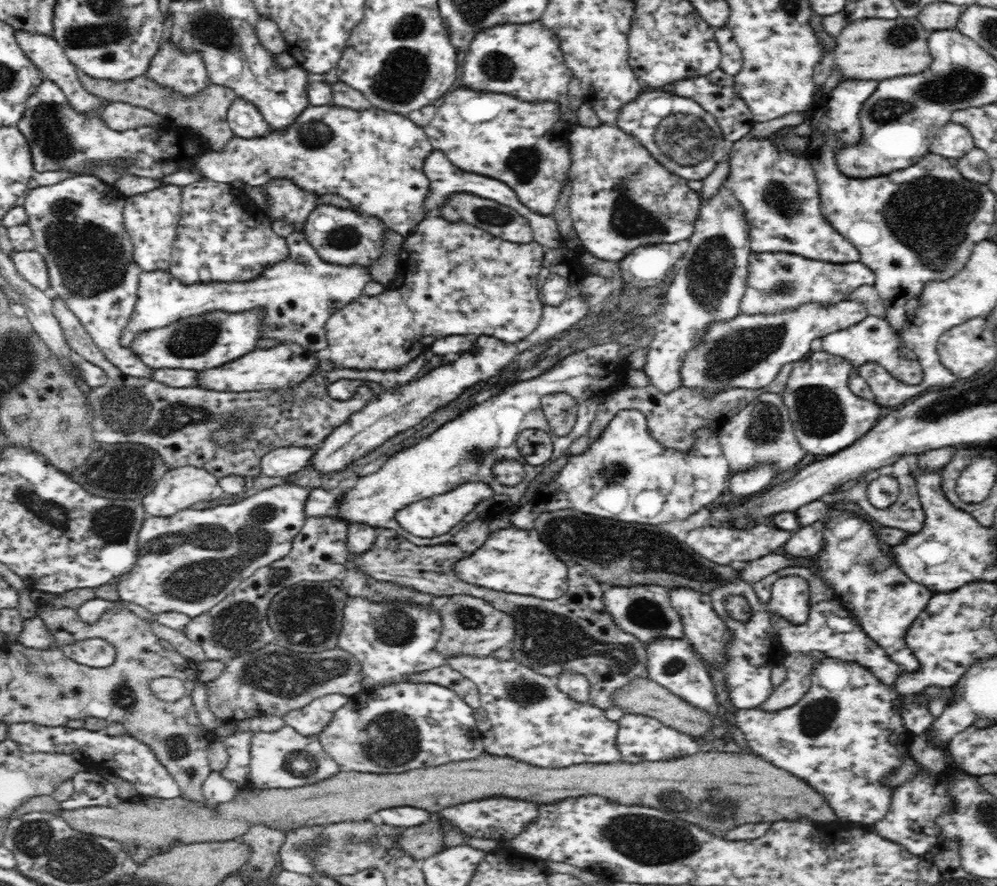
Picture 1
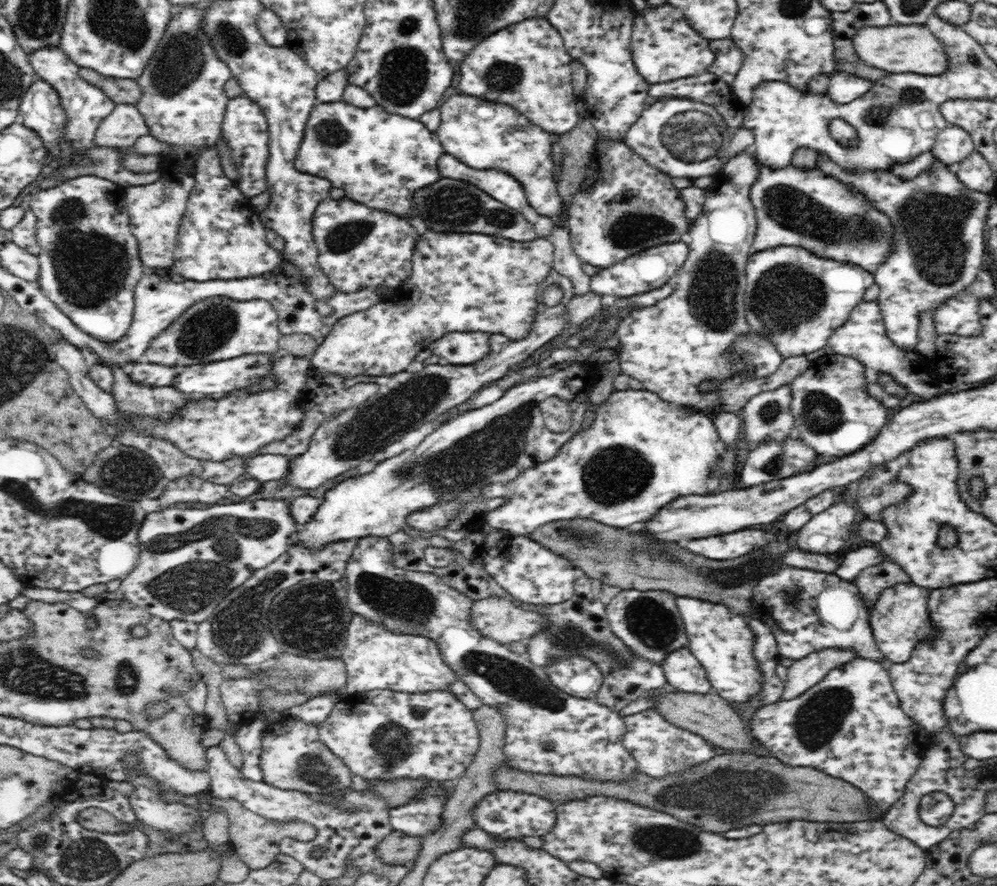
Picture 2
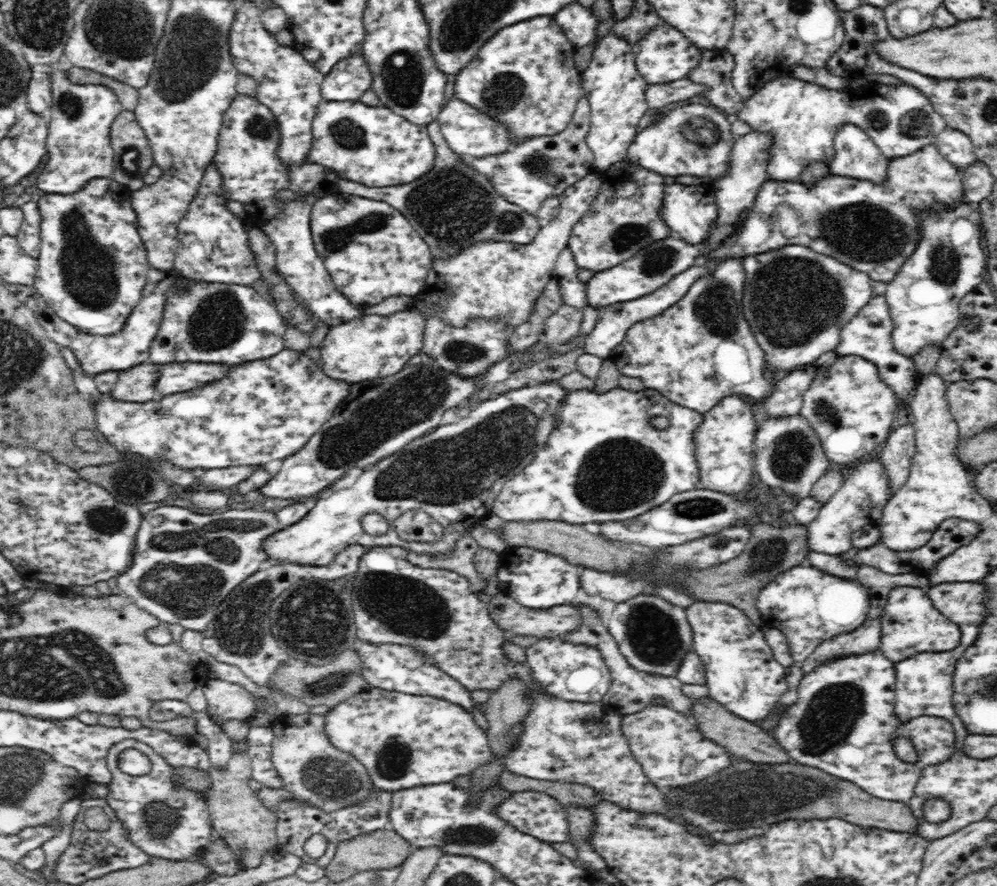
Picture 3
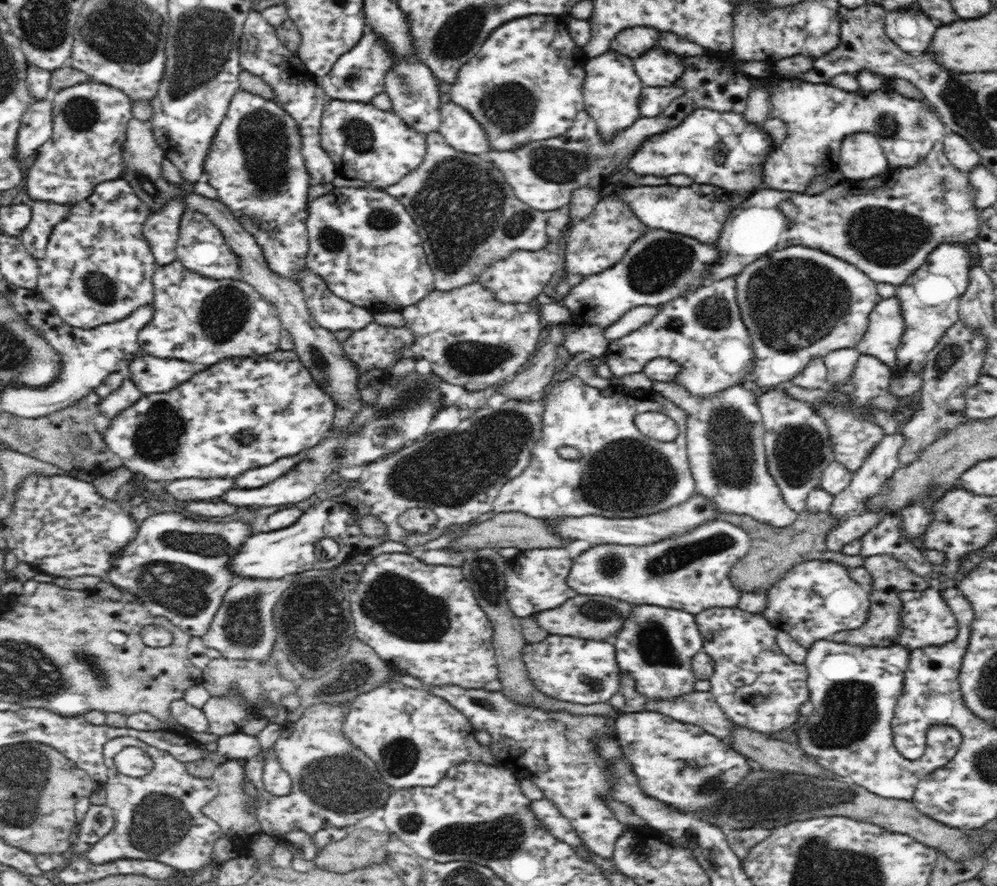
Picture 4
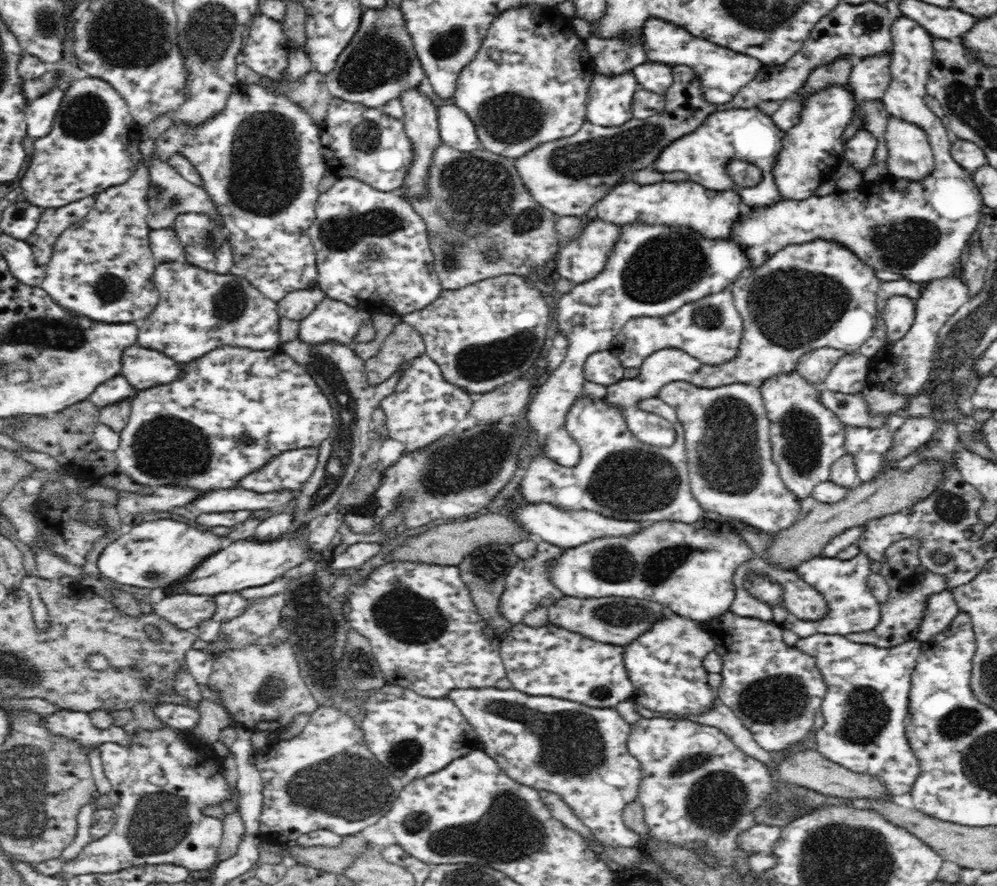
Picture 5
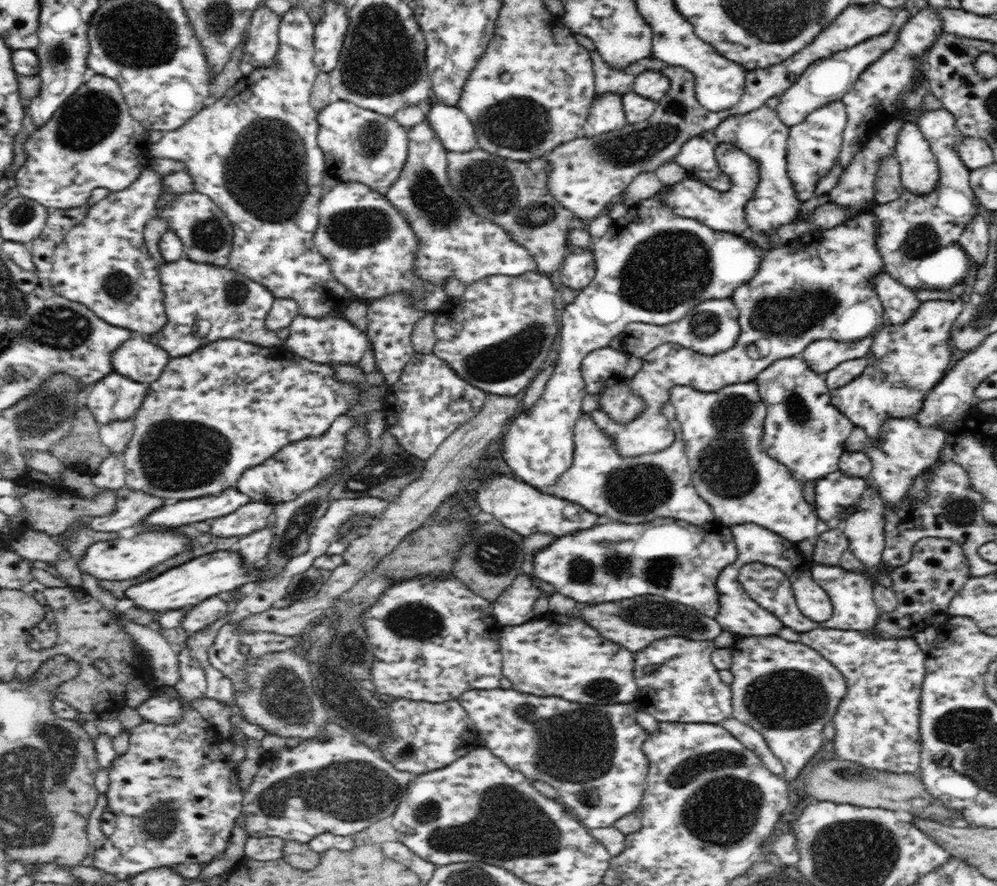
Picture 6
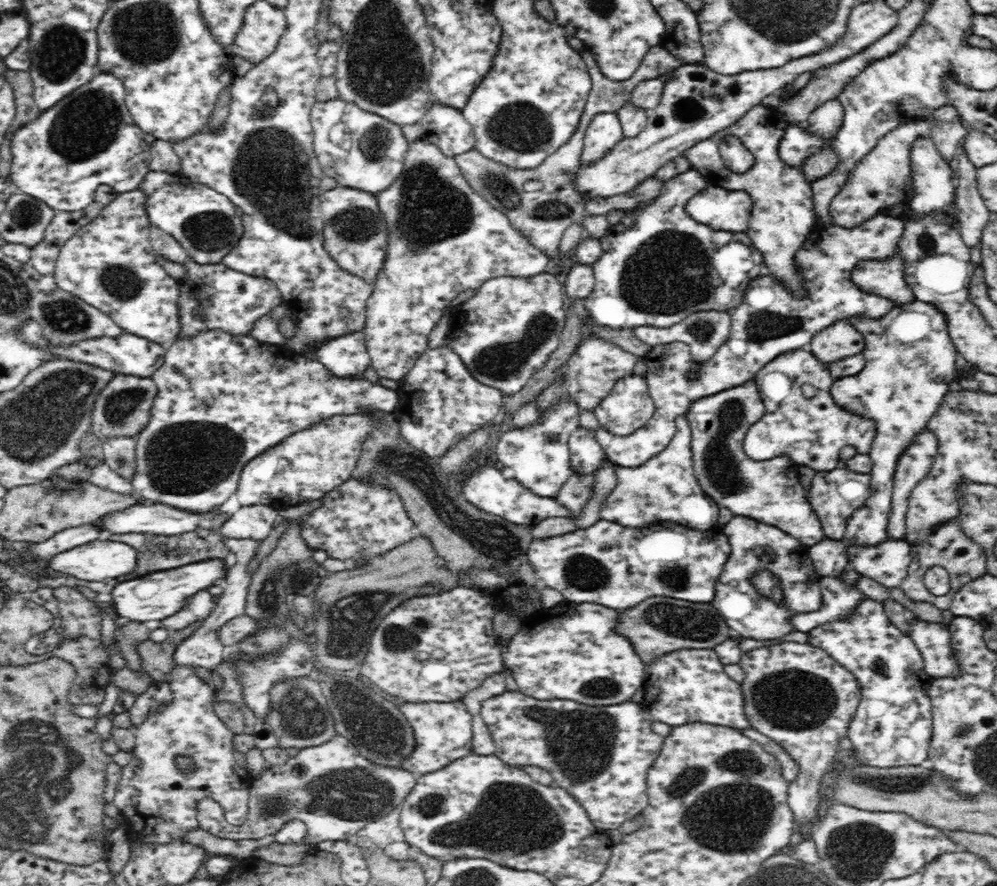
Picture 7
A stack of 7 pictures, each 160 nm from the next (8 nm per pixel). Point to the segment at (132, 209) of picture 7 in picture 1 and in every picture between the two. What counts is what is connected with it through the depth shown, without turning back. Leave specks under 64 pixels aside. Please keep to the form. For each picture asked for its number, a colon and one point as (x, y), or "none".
1: (77, 224)
2: (89, 265)
3: (92, 265)
4: (97, 269)
5: (102, 267)
6: (103, 263)

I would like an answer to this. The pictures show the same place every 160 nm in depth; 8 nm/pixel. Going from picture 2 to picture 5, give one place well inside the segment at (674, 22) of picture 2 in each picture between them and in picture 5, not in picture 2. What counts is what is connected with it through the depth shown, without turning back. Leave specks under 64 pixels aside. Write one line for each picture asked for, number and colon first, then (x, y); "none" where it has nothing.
3: (663, 55)
4: (657, 67)
5: (656, 77)

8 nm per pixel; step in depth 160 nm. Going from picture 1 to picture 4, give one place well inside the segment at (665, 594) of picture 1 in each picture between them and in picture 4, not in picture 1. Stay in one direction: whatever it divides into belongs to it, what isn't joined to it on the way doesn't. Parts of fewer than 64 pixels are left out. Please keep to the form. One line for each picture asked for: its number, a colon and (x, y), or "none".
2: (649, 622)
3: (653, 634)
4: (655, 646)

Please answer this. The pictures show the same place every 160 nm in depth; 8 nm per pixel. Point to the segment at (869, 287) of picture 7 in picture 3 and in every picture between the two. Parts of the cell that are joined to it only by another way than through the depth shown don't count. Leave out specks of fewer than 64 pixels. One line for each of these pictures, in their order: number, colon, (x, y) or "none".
3: (867, 334)
4: (885, 324)
5: (898, 312)
6: (900, 303)

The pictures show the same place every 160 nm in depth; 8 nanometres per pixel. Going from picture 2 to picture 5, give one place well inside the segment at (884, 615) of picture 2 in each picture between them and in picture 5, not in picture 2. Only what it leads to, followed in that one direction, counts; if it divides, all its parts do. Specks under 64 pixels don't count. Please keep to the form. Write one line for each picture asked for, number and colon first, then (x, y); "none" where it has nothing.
3: (910, 624)
4: (926, 620)
5: (941, 608)

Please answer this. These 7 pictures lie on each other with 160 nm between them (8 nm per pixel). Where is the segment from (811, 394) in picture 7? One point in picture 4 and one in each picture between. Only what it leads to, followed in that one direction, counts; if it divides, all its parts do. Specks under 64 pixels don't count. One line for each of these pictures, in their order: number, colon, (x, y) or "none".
4: (796, 443)
5: (806, 437)
6: (804, 431)

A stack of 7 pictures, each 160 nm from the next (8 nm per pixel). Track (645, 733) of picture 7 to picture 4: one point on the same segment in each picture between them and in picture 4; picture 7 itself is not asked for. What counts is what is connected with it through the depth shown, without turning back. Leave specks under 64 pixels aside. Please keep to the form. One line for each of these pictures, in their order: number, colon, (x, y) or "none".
4: (553, 749)
5: (578, 752)
6: (592, 755)

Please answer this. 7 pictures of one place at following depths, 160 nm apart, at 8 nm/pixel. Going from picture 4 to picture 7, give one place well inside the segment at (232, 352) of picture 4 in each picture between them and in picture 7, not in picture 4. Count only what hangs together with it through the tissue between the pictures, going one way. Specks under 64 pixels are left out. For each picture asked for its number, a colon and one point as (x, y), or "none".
5: (198, 311)
6: (203, 303)
7: (212, 297)

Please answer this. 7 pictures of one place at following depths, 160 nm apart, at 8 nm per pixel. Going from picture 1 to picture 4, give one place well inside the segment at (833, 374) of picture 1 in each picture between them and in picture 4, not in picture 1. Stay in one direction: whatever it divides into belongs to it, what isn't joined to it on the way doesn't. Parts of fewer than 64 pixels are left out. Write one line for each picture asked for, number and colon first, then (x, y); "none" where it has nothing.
2: (833, 415)
3: (852, 412)
4: (853, 433)

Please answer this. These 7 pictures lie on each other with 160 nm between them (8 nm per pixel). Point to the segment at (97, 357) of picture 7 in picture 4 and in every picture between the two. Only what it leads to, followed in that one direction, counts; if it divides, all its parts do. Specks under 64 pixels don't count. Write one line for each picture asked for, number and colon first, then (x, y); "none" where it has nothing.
4: (152, 375)
5: (144, 368)
6: (138, 359)

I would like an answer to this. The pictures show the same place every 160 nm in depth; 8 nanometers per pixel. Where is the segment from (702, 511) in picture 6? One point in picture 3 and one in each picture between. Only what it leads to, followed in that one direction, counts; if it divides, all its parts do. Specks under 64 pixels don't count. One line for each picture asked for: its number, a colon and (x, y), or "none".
3: (606, 462)
4: (620, 473)
5: (618, 476)

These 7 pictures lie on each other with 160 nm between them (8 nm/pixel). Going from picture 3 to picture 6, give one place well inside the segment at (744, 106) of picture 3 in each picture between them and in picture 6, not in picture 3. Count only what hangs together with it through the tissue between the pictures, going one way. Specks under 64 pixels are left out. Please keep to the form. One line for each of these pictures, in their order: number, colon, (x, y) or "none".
4: (818, 117)
5: (813, 148)
6: (813, 146)

